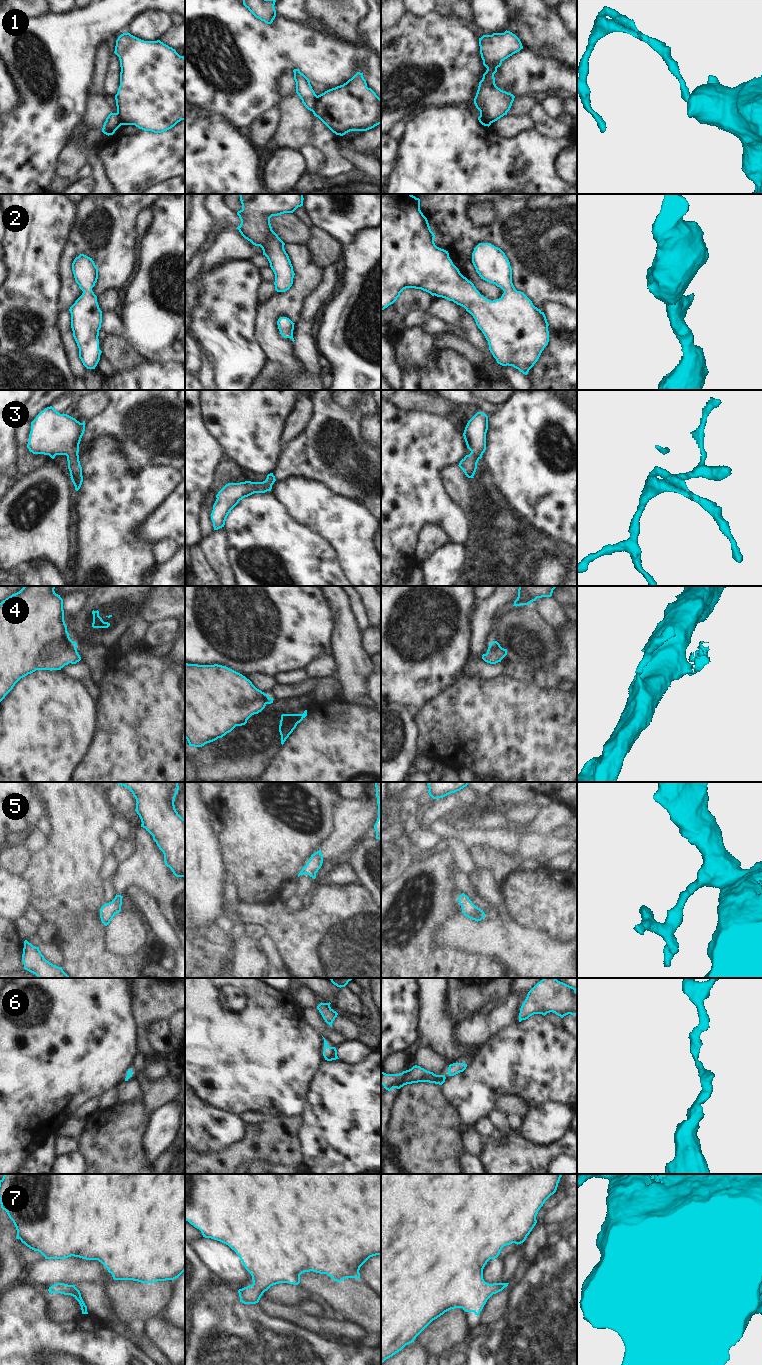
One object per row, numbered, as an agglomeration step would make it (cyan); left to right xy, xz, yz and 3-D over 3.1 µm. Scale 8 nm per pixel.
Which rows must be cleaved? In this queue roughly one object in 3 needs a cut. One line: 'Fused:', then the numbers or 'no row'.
Fused: 1, 4

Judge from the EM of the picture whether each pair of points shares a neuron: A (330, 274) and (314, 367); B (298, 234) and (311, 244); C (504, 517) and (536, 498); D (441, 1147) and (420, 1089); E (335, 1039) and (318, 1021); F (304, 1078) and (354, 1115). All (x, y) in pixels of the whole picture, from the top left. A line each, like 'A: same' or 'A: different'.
A: same
B: different
C: different
D: same
E: same
F: different

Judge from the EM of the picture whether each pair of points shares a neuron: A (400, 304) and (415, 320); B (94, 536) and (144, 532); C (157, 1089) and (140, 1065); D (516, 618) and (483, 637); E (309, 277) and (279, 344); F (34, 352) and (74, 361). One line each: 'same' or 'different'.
A: different
B: different
C: same
D: different
E: same
F: different

